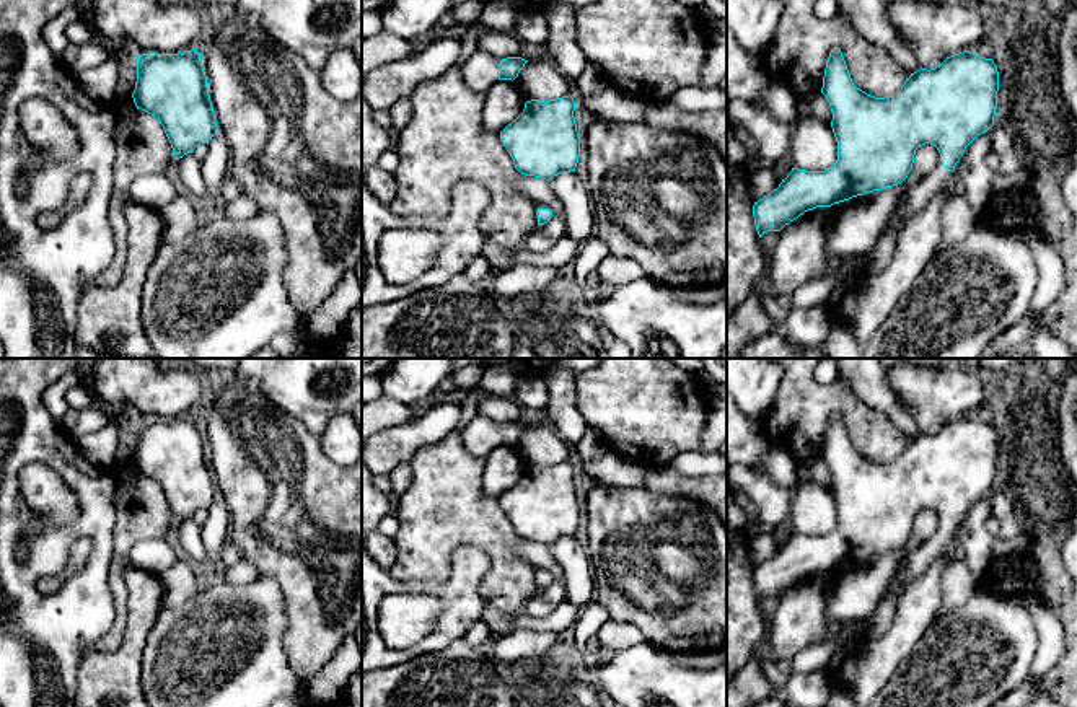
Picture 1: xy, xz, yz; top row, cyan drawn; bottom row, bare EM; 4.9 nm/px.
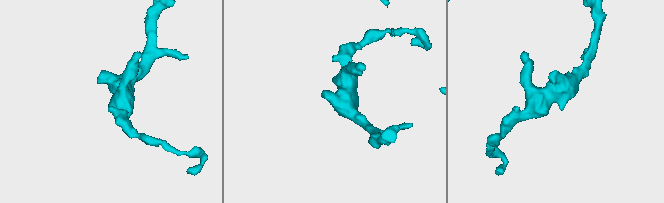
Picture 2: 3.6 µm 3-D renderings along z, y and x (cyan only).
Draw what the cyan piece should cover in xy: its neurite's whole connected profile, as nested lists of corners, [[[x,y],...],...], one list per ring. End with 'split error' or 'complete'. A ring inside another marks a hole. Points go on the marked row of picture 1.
[[[197,49],[178,54],[137,54],[132,98],[137,109],[160,121],[174,160],[192,153],[200,143],[209,145],[218,130]]]; complete

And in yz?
[[[839,47],[829,52],[821,93],[826,96],[837,142],[837,160],[824,171],[792,168],[771,194],[753,205],[759,238],[767,231],[780,231],[816,207],[834,204],[901,184],[912,169],[916,150],[925,143],[940,153],[942,165],[908,192],[904,204],[886,222],[872,248],[870,269],[880,272],[893,257],[896,235],[908,218],[922,210],[929,199],[945,186],[955,186],[955,166],[966,147],[994,125],[997,108],[999,72],[992,59],[969,50],[947,57],[935,68],[919,68],[906,78],[895,96],[875,98],[857,88],[851,78]]]; split error

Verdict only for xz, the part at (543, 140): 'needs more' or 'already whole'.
already whole

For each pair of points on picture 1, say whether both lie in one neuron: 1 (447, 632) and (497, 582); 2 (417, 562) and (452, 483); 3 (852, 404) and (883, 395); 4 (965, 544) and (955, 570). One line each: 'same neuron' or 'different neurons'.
1: different neurons
2: same neuron
3: different neurons
4: different neurons

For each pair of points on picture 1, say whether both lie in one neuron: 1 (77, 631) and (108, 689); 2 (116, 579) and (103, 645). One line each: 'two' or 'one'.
1: two
2: one

